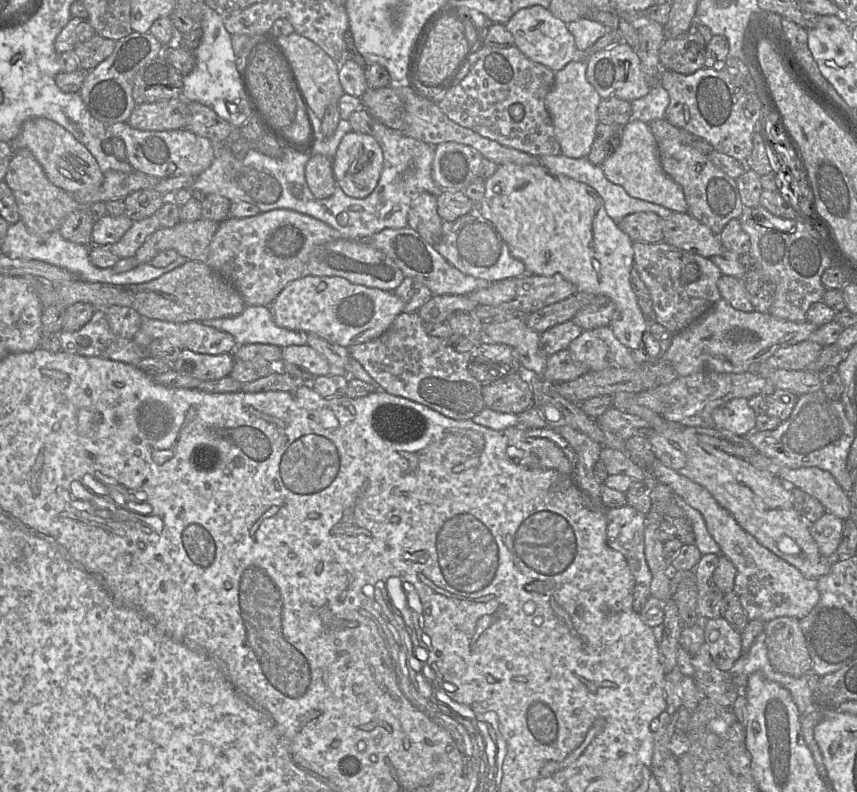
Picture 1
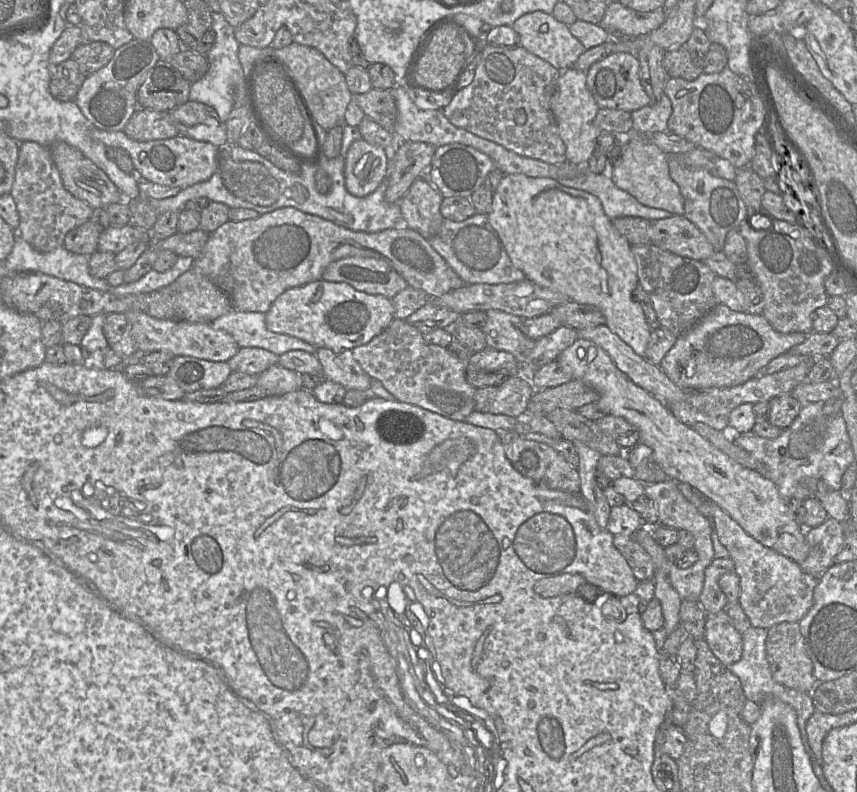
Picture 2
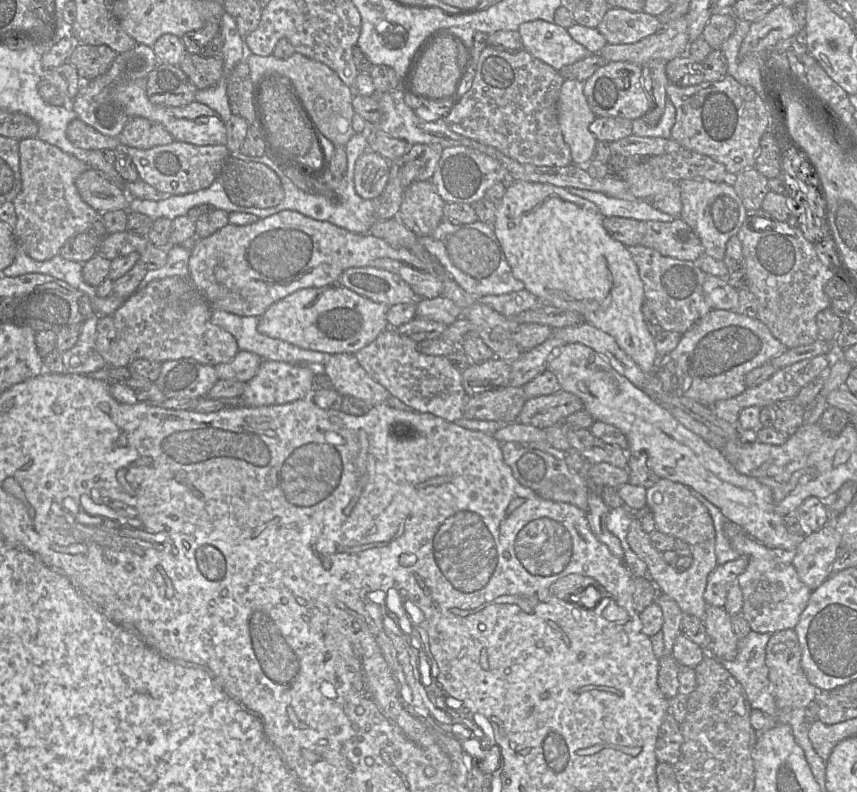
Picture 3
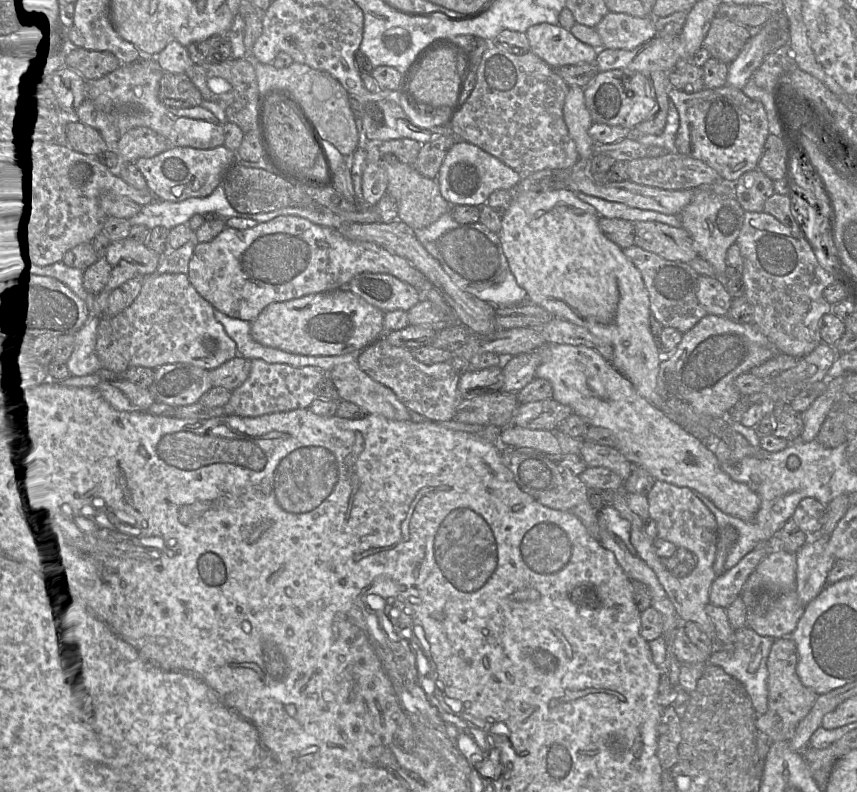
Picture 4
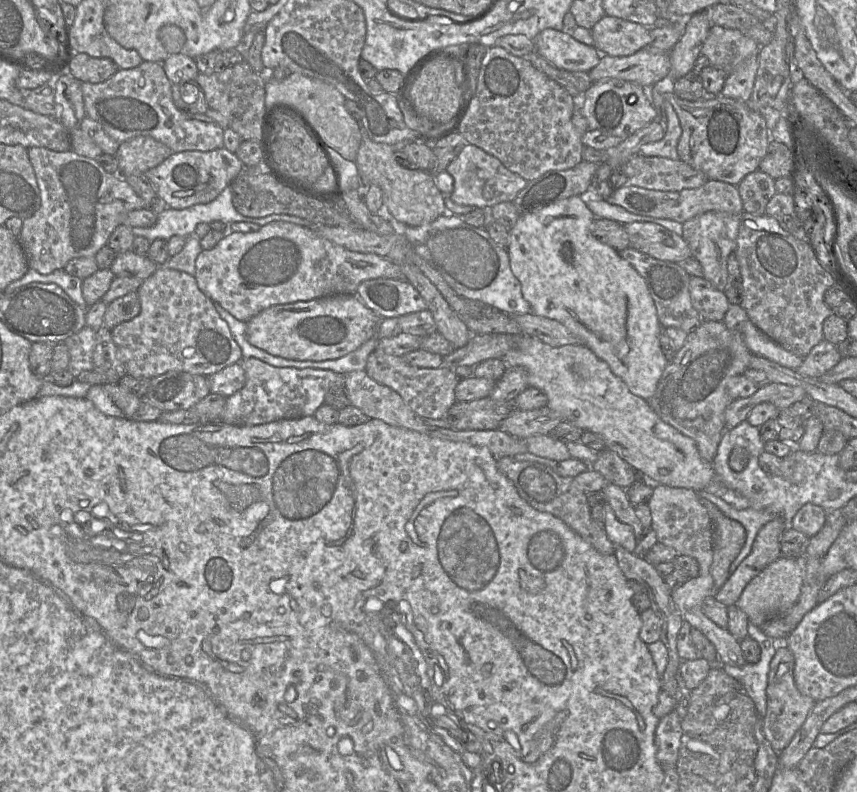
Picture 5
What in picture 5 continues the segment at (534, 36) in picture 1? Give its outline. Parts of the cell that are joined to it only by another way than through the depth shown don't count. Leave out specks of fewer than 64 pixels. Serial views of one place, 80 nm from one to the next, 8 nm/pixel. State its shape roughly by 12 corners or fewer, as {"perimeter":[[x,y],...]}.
{"perimeter":[[554,29],[533,40],[558,69],[589,73],[602,54]]}

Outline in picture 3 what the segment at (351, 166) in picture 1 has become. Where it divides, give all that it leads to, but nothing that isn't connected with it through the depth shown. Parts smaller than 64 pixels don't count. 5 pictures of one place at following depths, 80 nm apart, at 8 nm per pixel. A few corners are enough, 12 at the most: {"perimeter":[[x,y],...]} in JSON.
{"perimeter":[[366,150],[356,161],[354,186],[363,199],[379,197],[390,162]]}

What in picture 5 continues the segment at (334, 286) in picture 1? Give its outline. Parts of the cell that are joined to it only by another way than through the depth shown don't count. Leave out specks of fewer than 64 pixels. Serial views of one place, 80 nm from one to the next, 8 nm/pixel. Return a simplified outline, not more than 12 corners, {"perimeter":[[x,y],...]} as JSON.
{"perimeter":[[355,294],[278,304],[250,344],[292,360],[342,357],[378,334]]}

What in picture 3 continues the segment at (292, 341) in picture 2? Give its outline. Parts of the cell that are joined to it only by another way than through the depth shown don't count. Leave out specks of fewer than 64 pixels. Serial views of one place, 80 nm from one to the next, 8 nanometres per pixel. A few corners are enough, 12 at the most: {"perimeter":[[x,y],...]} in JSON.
{"perimeter":[[212,308],[212,321],[239,350],[322,367],[330,353],[303,349],[260,333],[258,316]]}

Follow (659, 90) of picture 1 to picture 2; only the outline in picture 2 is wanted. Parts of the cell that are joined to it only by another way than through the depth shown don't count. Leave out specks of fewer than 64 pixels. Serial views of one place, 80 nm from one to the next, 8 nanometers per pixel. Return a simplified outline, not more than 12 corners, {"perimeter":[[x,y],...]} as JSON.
{"perimeter":[[667,95],[631,112],[636,134],[668,131],[672,104]]}

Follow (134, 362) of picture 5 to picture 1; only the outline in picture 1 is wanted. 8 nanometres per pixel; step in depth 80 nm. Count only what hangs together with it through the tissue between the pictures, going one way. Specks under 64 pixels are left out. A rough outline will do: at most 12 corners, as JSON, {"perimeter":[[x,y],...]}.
{"perimeter":[[142,318],[153,340],[168,338],[181,349],[233,353],[232,335],[197,321]]}

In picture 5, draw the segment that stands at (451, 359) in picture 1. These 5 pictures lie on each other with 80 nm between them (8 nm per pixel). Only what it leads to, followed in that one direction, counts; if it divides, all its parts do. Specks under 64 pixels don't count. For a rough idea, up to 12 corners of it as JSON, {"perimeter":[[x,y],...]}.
{"perimeter":[[375,349],[365,372],[396,391],[422,419],[443,419],[456,402],[448,368],[411,366]]}

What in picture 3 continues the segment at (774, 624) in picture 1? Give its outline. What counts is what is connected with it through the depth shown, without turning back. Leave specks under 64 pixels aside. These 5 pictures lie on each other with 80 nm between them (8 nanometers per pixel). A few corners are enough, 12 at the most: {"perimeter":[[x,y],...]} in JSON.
{"perimeter":[[795,629],[771,634],[766,665],[779,708],[819,696]]}

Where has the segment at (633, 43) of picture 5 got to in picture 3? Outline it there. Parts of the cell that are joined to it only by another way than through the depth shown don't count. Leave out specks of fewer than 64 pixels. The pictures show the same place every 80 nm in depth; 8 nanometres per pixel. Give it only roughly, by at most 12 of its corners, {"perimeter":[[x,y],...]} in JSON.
{"perimeter":[[609,8],[597,30],[608,44],[658,32],[658,17]]}

